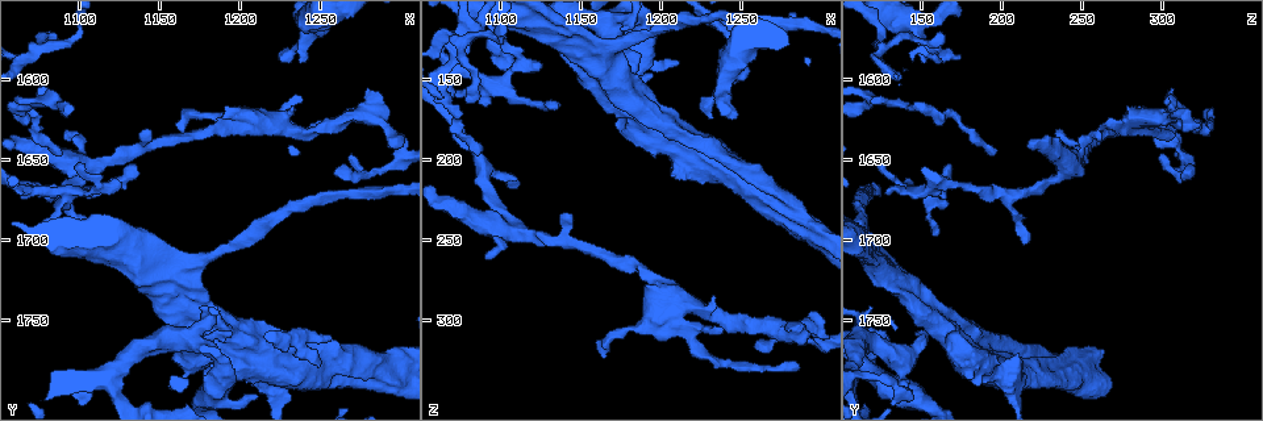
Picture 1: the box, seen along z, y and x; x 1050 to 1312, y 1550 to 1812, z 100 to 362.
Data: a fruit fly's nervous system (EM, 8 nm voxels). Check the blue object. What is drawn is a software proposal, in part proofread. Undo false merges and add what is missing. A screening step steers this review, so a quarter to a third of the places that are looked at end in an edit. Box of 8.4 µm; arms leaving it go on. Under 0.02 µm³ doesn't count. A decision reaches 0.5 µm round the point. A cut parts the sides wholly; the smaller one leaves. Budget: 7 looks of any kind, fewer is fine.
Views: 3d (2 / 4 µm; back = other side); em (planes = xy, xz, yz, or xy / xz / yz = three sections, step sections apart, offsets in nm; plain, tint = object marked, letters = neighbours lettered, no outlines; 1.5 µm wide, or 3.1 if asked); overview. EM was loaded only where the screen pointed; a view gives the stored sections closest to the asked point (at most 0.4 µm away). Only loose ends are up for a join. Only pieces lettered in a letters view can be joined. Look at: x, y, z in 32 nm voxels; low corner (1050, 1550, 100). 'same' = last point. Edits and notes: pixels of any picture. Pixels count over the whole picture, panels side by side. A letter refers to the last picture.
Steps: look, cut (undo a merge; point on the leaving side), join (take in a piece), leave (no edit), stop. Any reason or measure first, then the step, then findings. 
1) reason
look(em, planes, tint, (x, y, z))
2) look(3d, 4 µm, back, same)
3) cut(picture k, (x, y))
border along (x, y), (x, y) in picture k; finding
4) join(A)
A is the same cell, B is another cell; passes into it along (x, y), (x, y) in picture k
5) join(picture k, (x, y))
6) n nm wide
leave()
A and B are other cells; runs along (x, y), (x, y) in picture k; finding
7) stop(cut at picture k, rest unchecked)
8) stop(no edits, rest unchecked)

a fork
look(em, xy, step 8, tint, (1078, 1580, 128))

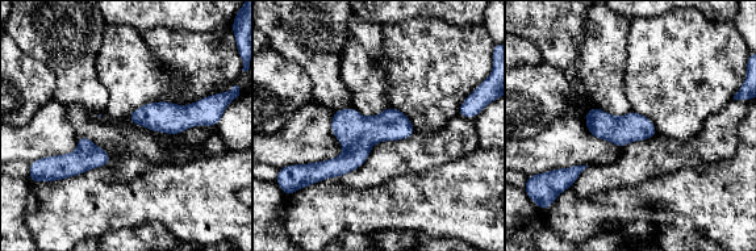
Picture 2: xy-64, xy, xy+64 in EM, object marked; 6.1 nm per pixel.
another direction
look(em, planes, letters, same)

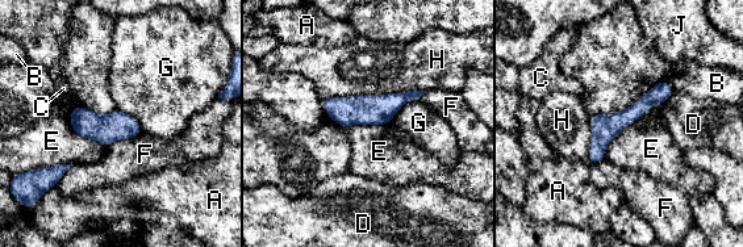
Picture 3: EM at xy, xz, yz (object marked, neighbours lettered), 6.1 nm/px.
140 nm wide
leave()
A, B, C, D, E, F, G, H and J are other cells; continuous, no second cell

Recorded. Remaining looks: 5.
thin end
look(3d, 2 µm, (1090, 1648, 194))

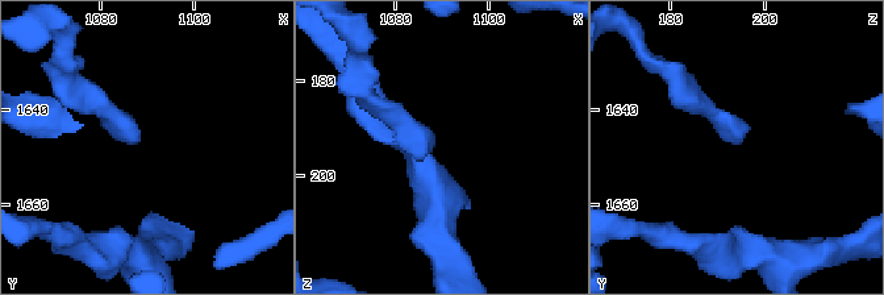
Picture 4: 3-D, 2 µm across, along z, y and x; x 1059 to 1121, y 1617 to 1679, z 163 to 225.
now the EM
look(em, xy, step 4, tint, (1088, 1647, 193))

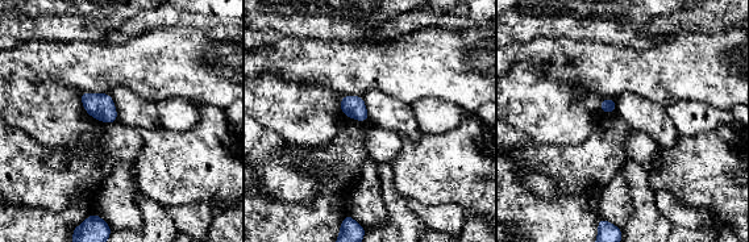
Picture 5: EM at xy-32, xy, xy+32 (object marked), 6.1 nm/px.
cut it another way
look(em, planes, letters, same)

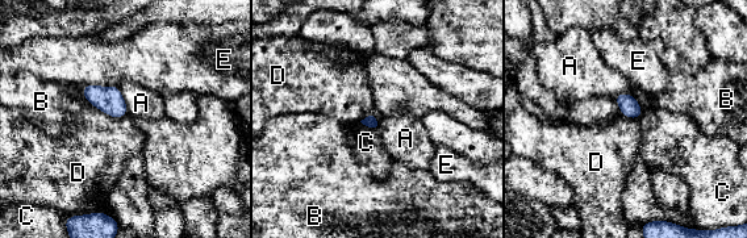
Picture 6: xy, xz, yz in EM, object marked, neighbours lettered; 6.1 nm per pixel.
leave()
A, B, C, D and E are other cells; none of them fits

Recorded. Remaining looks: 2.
an open end
look(em, planes, letters, (1142, 1630, 234))

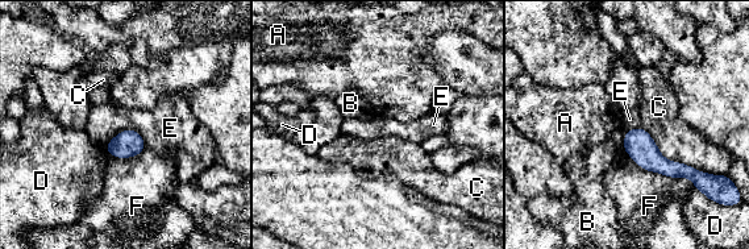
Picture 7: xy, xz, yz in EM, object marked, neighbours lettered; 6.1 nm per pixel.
C touches over 500 nm
leave()
A, B, C, D, E and F are other cells; runs along (628, 133), (658, 164), (694, 173) in picture 7; no lettered piece goes on from it

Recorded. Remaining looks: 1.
stop(no edits, rest unchecked)

